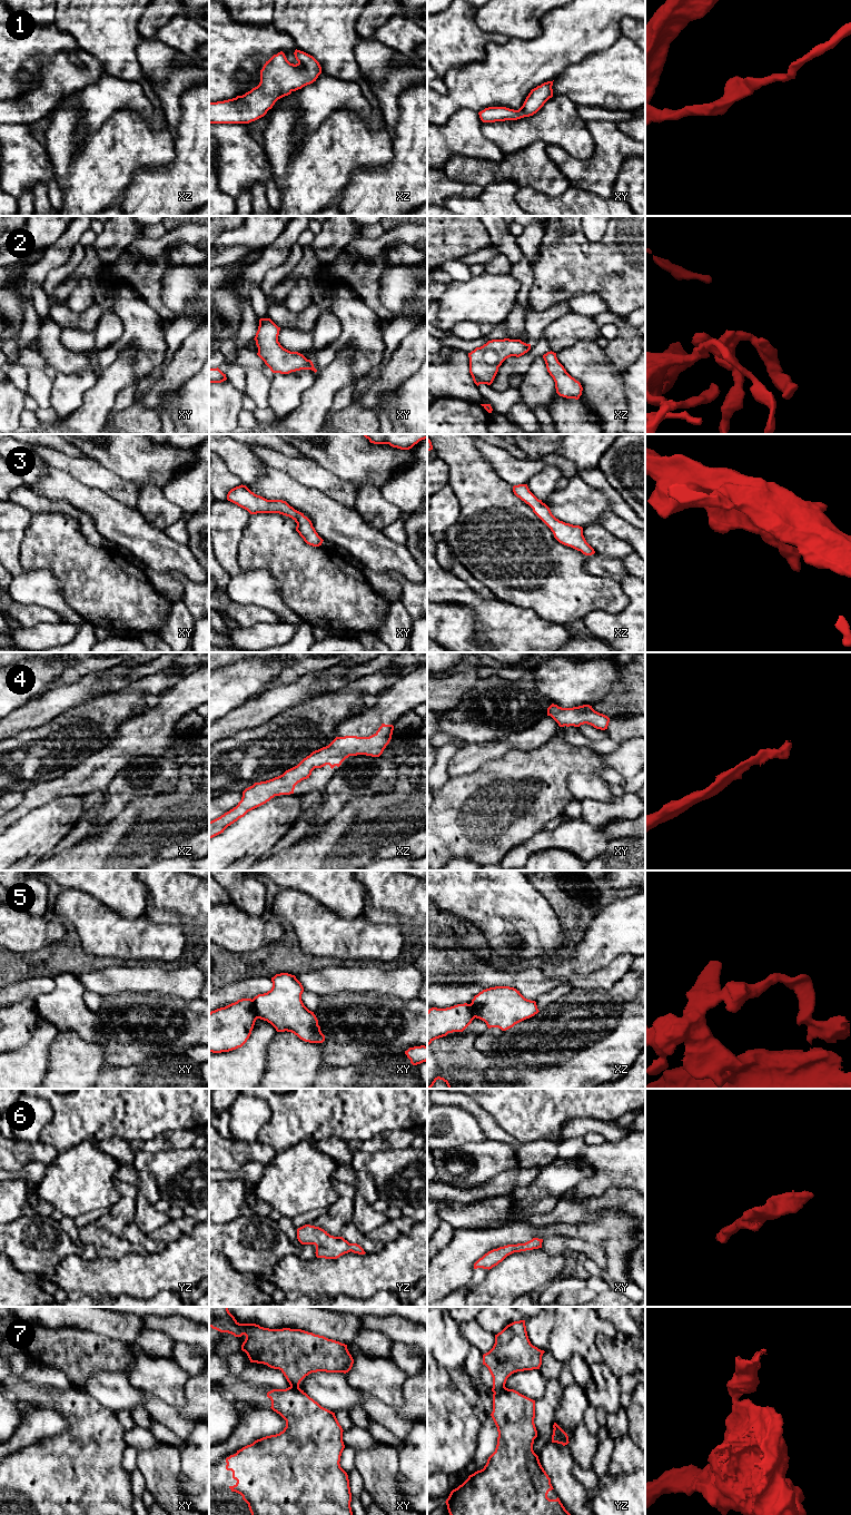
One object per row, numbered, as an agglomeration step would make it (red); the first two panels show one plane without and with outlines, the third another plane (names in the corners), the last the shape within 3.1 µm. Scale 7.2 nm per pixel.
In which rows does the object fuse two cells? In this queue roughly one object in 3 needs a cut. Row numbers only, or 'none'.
5, 7

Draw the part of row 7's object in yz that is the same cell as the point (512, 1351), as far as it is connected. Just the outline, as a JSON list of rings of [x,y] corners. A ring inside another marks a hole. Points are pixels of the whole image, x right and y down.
[[[525,1320],[514,1321],[507,1325],[501,1332],[495,1335],[493,1348],[483,1355],[485,1365],[493,1377],[493,1393],[499,1391],[505,1387],[507,1378],[517,1371],[540,1369],[542,1356],[545,1351],[533,1346],[528,1339]]]

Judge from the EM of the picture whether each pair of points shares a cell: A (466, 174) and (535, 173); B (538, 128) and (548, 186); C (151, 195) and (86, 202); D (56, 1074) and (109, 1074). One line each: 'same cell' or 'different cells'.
A: same cell
B: different cells
C: different cells
D: different cells

